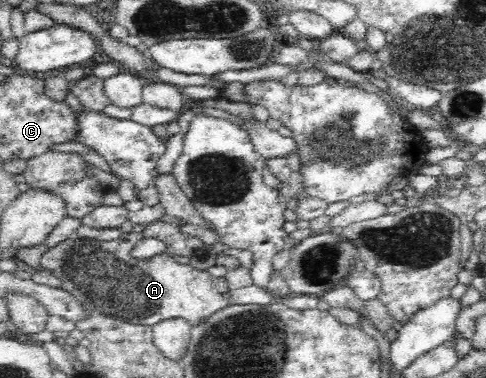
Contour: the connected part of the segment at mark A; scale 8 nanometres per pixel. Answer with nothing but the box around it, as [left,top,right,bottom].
[40,231,230,328]

